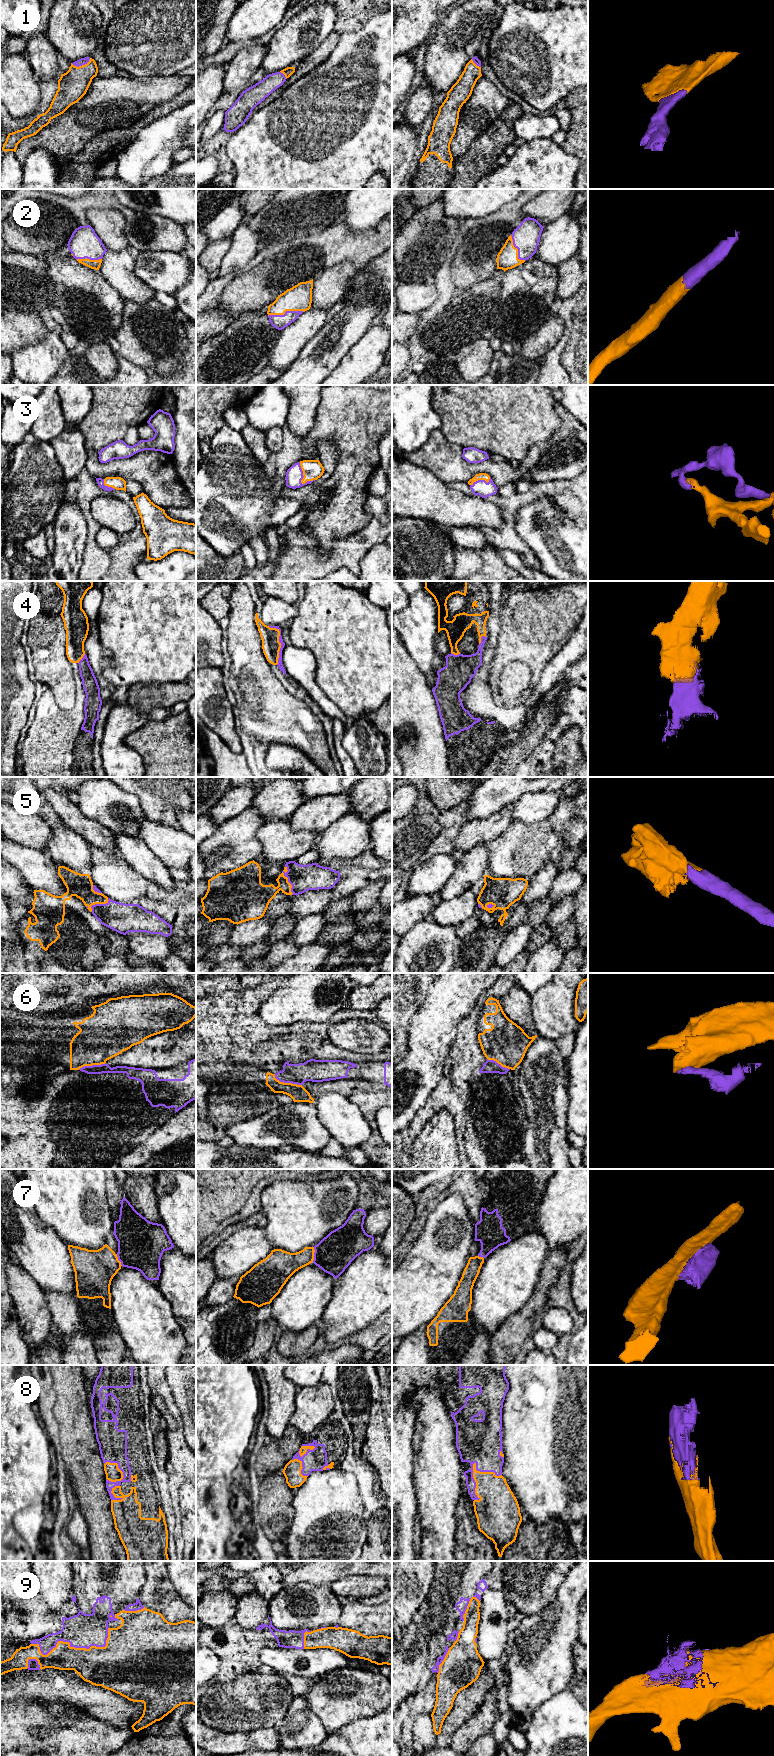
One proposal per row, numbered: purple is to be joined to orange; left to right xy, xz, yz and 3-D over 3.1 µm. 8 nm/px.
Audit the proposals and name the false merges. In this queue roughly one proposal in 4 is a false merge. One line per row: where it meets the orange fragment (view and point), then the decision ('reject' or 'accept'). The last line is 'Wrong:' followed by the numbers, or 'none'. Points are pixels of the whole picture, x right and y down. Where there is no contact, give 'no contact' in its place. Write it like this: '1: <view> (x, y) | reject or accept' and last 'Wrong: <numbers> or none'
1: xy (82, 65) | accept
2: xz (285, 311) | accept
3: xz (302, 479) | accept
4: xz (279, 642) | accept
5: xz (287, 880) | accept
6: xz (287, 1083) | reject
7: xz (313, 1254) | reject
8: yz (475, 1481) | accept
9: xy (73, 1647) | accept
Wrong: 6, 7

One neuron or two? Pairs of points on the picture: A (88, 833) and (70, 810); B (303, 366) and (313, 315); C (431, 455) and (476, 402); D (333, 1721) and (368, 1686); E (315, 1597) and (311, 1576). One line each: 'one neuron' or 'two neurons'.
A: one neuron
B: two neurons
C: two neurons
D: one neuron
E: two neurons

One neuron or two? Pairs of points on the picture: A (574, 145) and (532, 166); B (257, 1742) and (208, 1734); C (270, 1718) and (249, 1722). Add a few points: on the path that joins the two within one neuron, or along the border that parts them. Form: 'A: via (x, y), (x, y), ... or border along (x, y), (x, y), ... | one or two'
A: border along (560, 145), (577, 158) | two
B: via (245, 1742), (220, 1742) | one
C: via (265, 1718), (254, 1718) | one

